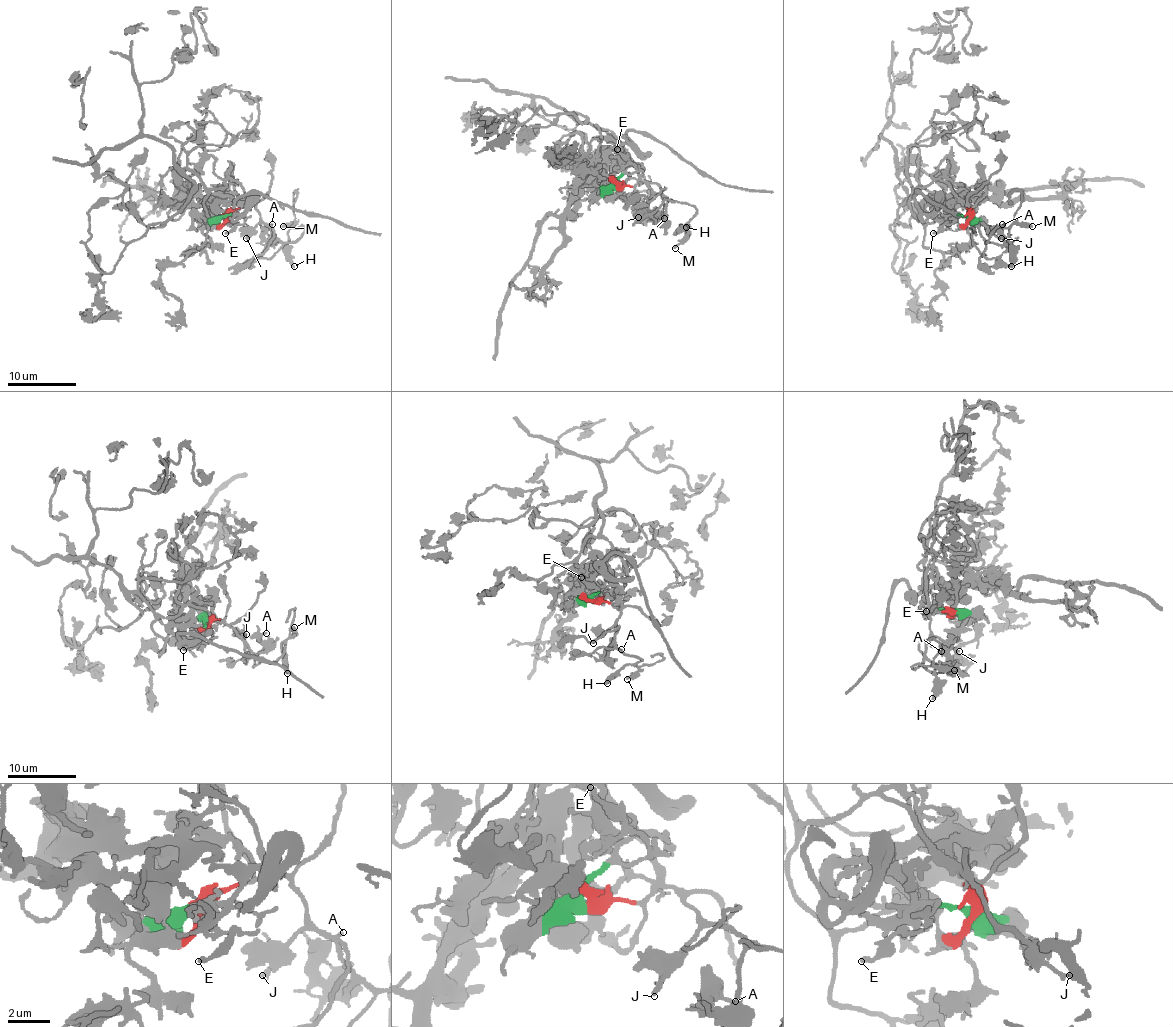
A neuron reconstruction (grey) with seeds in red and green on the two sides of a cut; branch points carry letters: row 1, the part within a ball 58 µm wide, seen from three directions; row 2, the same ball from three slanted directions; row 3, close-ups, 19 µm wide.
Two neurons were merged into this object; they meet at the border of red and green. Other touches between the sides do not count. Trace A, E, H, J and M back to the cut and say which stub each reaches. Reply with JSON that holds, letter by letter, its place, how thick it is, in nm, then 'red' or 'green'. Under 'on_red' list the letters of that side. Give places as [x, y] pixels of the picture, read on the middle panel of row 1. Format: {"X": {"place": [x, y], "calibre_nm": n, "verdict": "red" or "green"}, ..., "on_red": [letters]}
{"A": {"place": [664, 218], "calibre_nm": 170, "verdict": "red"}, "E": {"place": [617, 149], "calibre_nm": 200, "verdict": "green"}, "H": {"place": [686, 227], "calibre_nm": 320, "verdict": "red"}, "J": {"place": [638, 217], "calibre_nm": 200, "verdict": "red"}, "M": {"place": [675, 248], "calibre_nm": 240, "verdict": "red"}, "on_red": ["A", "H", "J", "M"]}

